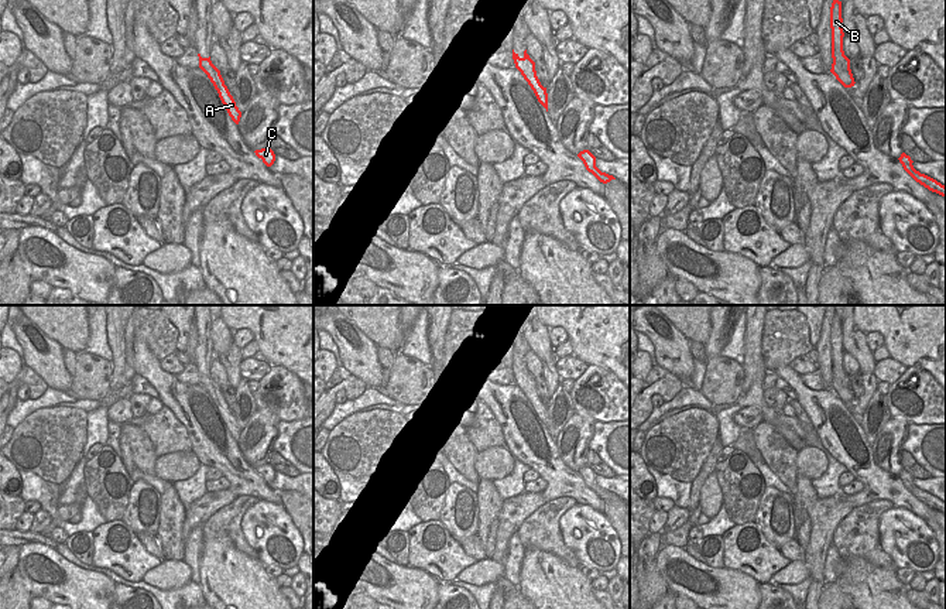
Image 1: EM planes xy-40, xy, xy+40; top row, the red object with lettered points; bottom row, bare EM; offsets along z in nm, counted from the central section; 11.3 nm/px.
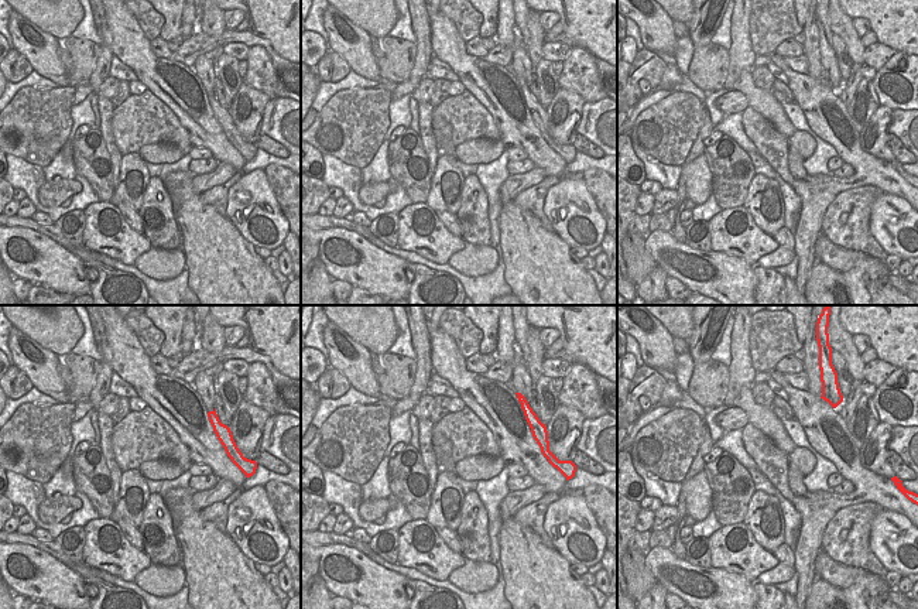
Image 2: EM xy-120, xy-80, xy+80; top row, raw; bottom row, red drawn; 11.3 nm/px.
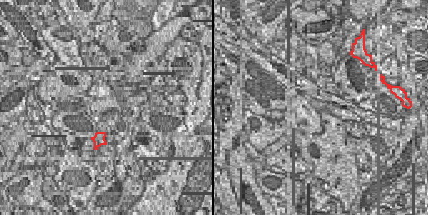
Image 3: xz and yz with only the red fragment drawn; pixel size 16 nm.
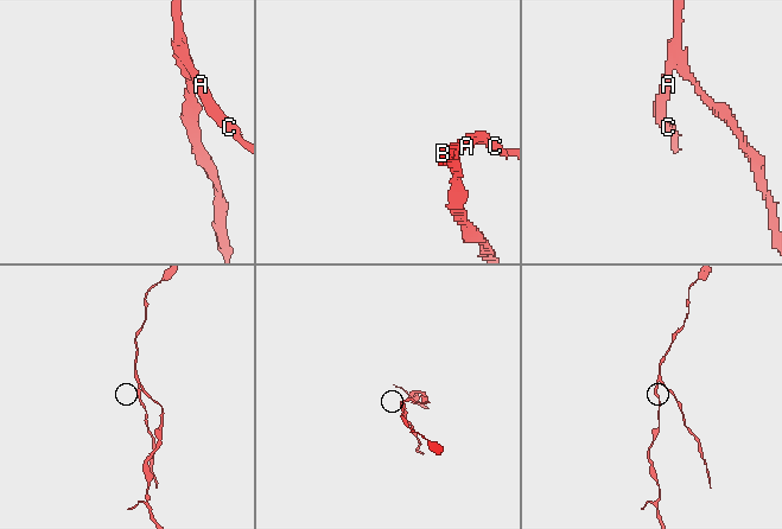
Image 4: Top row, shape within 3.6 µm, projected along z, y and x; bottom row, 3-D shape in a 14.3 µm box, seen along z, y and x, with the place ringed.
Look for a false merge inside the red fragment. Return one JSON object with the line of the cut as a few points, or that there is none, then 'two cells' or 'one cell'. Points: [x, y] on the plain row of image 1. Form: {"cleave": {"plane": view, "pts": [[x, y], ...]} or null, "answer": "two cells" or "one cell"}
{"cleave": {"plane": "xy-40", "pts": [[199, 382], [213, 399]]}, "answer": "two cells"}

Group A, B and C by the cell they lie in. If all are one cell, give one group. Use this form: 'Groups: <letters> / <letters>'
Groups: A C / B.

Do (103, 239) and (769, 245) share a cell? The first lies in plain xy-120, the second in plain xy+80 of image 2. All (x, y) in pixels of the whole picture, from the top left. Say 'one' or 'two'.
one

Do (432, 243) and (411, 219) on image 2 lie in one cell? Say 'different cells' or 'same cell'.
same cell

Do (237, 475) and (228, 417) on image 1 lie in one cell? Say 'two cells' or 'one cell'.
two cells

